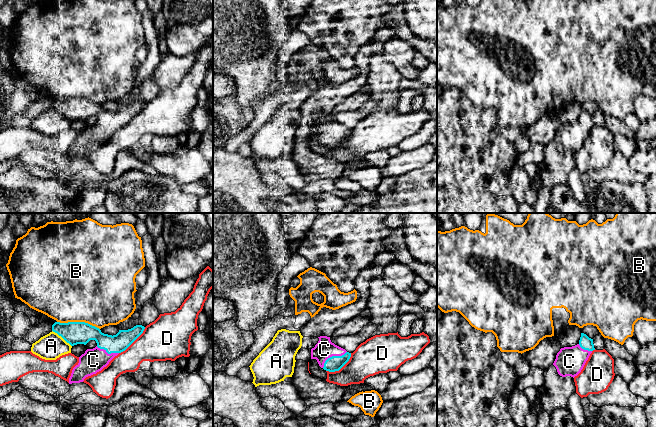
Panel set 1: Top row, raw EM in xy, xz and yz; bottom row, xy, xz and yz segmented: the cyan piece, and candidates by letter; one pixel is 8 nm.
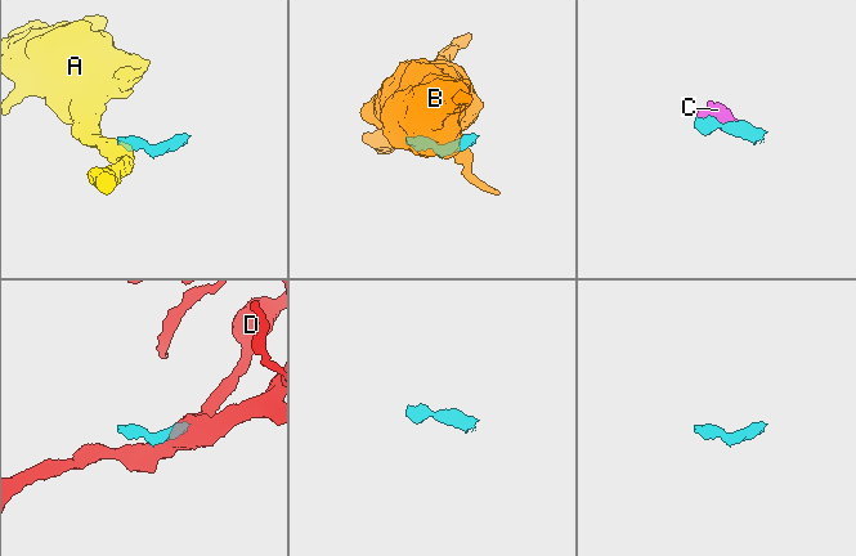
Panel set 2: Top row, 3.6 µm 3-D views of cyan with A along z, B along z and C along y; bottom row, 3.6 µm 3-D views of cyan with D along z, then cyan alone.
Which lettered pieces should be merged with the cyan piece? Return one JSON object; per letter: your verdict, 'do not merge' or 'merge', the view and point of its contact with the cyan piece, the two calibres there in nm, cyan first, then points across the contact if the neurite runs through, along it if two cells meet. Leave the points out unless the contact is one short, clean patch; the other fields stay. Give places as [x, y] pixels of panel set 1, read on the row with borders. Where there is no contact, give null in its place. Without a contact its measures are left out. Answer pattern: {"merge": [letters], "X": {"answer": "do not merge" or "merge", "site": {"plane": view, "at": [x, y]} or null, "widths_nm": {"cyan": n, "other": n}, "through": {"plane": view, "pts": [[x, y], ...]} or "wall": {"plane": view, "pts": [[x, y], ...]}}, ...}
{"merge": ["C"], "A": {"answer": "do not merge", "site": {"plane": "xy", "at": [62, 337]}, "widths_nm": {"cyan": 180, "other": 200}}, "B": {"answer": "do not merge", "site": {"plane": "xy", "at": [78, 322]}, "widths_nm": {"cyan": 180, "other": 500}}, "C": {"answer": "merge", "site": {"plane": "xz", "at": [332, 356]}, "widths_nm": {"cyan": 120, "other": 160}, "through": {"plane": "xz", "pts": [[335, 363], [332, 356], [324, 349]]}}, "D": {"answer": "do not merge", "site": {"plane": "xz", "at": [340, 368]}, "widths_nm": {"cyan": 120, "other": 260}}}

